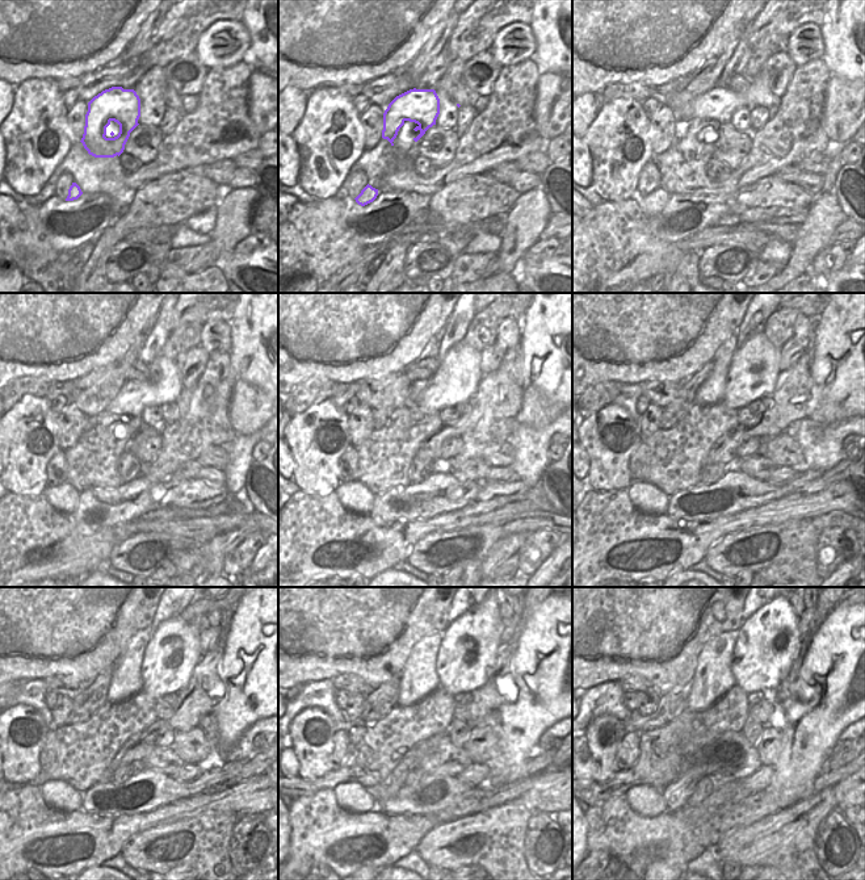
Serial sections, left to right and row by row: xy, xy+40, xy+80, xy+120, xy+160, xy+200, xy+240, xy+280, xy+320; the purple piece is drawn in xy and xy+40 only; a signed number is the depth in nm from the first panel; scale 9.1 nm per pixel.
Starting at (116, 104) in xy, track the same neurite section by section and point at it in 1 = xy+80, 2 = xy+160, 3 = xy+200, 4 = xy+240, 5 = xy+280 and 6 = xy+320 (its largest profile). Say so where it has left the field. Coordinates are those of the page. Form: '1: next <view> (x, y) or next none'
1: next xy+80 (718, 104)
2: next xy+160 (460, 368)
3: next xy+200 (755, 364)
4: next xy+240 (173, 650)
5: next xy+280 (470, 644)
6: next xy+320 (768, 642)

